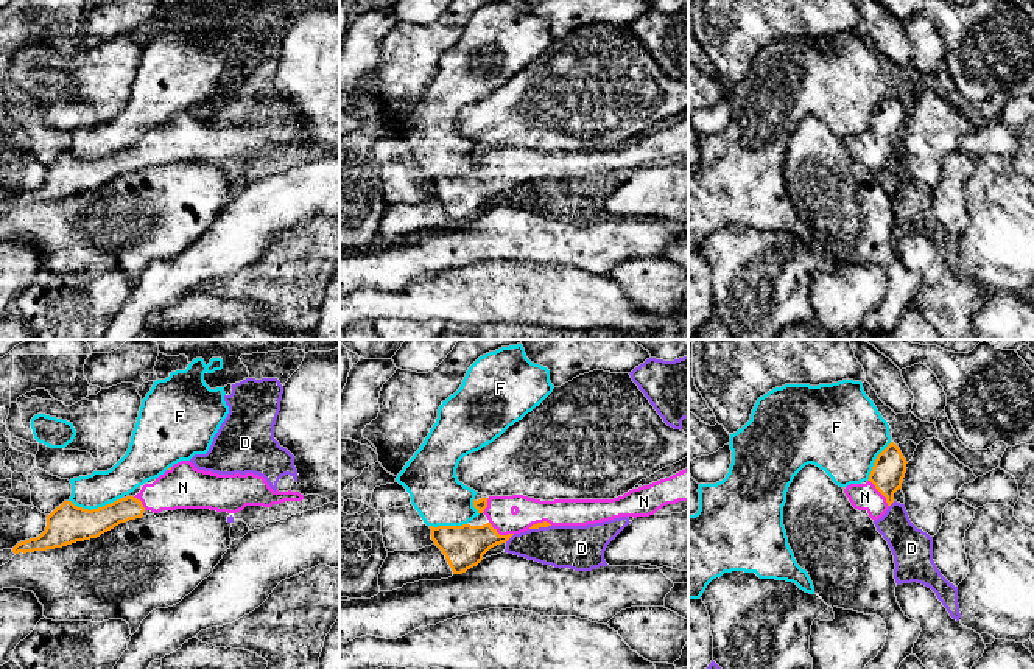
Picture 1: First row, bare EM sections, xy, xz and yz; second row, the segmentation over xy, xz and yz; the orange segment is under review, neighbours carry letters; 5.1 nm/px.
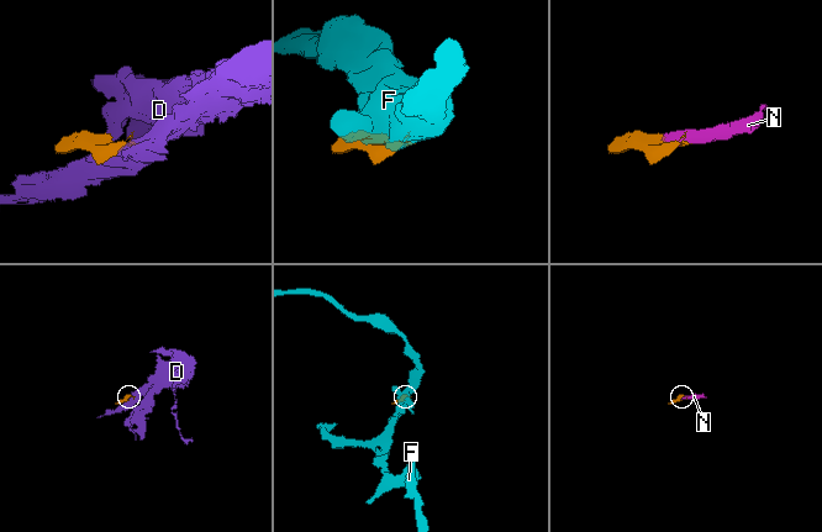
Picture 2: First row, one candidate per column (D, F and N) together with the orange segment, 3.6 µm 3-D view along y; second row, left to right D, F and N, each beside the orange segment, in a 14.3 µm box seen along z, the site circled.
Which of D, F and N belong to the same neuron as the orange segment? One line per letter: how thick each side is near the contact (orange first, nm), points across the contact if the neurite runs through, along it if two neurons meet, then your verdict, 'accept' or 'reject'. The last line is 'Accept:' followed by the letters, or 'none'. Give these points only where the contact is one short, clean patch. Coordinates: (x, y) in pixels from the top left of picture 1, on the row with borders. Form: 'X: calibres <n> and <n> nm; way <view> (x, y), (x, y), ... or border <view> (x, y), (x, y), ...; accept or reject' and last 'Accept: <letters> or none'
D: calibres 220 and 200 nm; reject
F: calibres 200 and 180 nm; reject
N: calibres 220 and 140 nm; accept
Accept: N

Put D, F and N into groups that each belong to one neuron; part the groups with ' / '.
D / F / N

